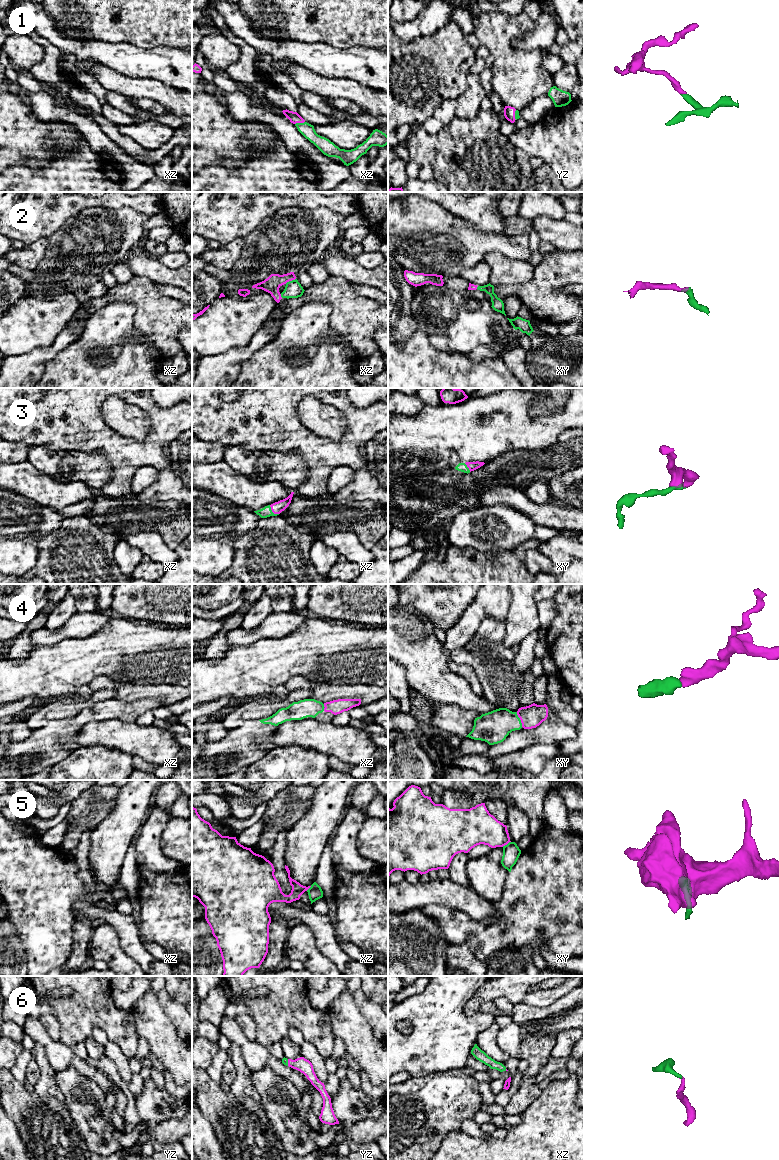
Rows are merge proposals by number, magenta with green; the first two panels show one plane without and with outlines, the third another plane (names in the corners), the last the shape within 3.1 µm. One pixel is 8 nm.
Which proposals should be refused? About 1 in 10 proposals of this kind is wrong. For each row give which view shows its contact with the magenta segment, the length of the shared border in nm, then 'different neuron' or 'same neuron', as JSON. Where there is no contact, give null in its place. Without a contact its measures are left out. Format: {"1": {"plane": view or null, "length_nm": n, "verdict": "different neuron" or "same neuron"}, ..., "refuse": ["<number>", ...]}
{"1": {"plane": "xz", "length_nm": 80, "verdict": "same neuron"}, "2": {"plane": "xz", "length_nm": 100, "verdict": "same neuron"}, "3": {"plane": "xz", "length_nm": 110, "verdict": "same neuron"}, "4": {"plane": "xy", "length_nm": 130, "verdict": "same neuron"}, "5": {"plane": "xy", "length_nm": 80, "verdict": "different neuron"}, "6": {"plane": "yz", "length_nm": 60, "verdict": "same neuron"}, "refuse": ["5"]}

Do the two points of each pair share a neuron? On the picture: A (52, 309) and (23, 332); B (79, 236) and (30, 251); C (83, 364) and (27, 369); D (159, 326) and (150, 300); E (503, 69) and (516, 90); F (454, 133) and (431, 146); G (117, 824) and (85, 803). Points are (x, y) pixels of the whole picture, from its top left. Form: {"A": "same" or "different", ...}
{"A": "same", "B": "different", "C": "different", "D": "same", "E": "same", "F": "same", "G": "different"}

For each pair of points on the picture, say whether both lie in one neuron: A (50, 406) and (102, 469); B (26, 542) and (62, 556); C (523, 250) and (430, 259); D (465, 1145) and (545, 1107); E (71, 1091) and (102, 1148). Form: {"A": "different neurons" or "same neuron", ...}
{"A": "different neurons", "B": "different neurons", "C": "same neuron", "D": "same neuron", "E": "same neuron"}

